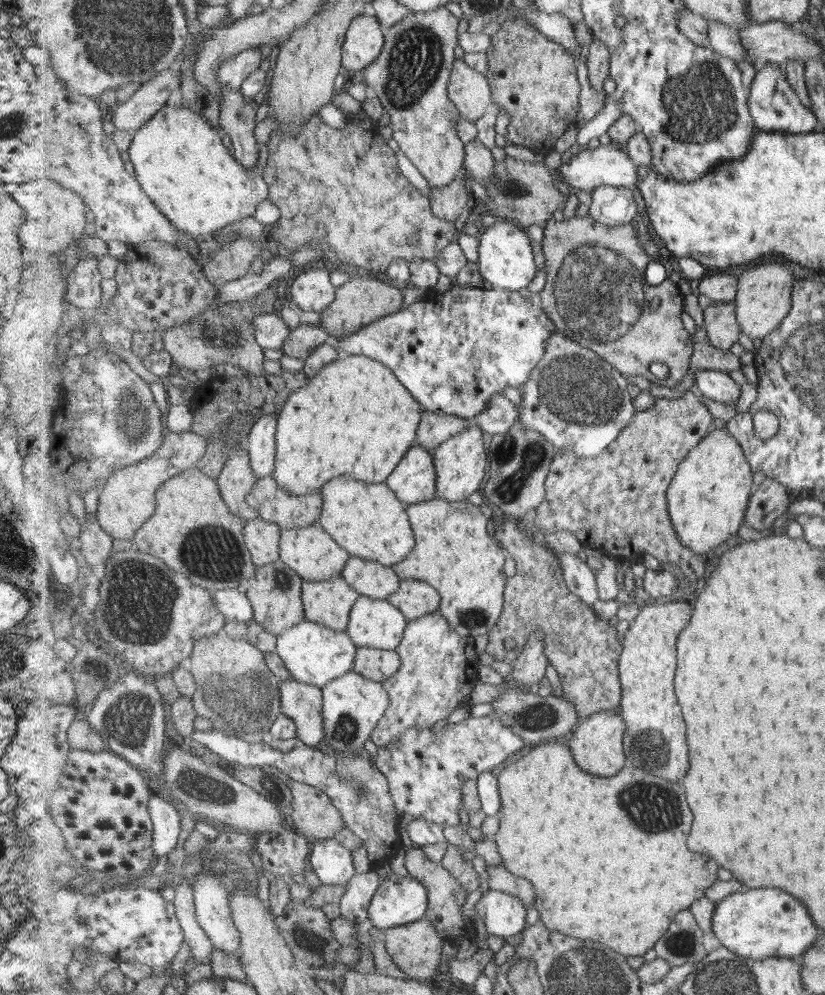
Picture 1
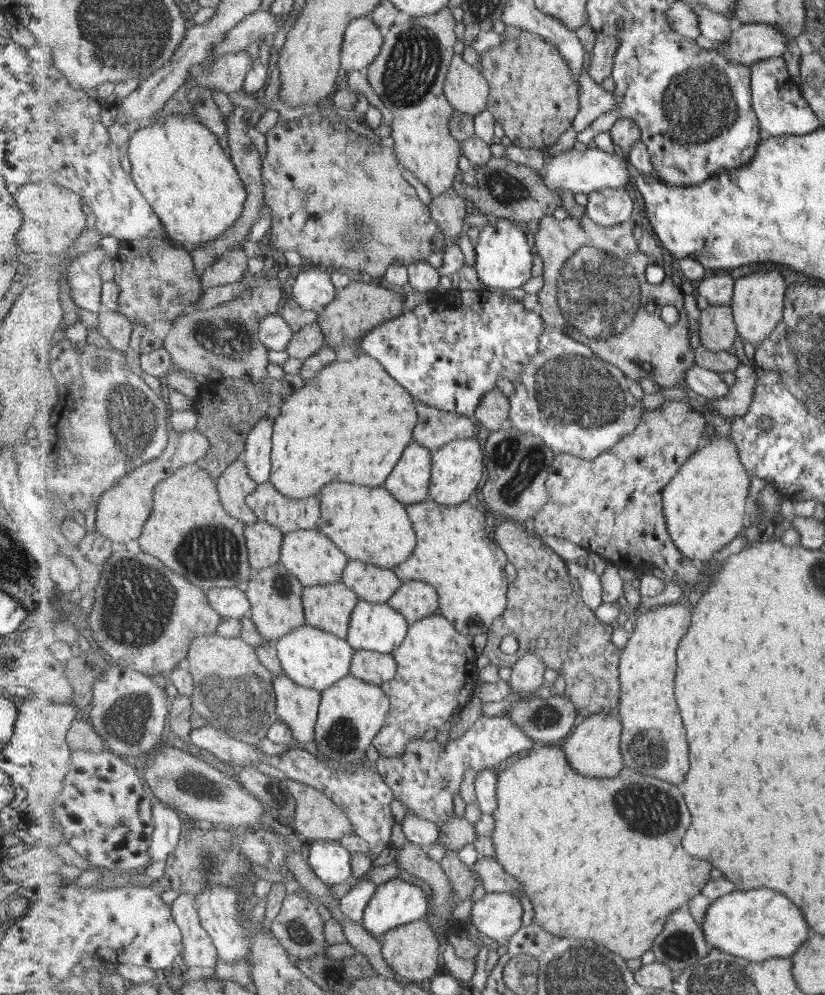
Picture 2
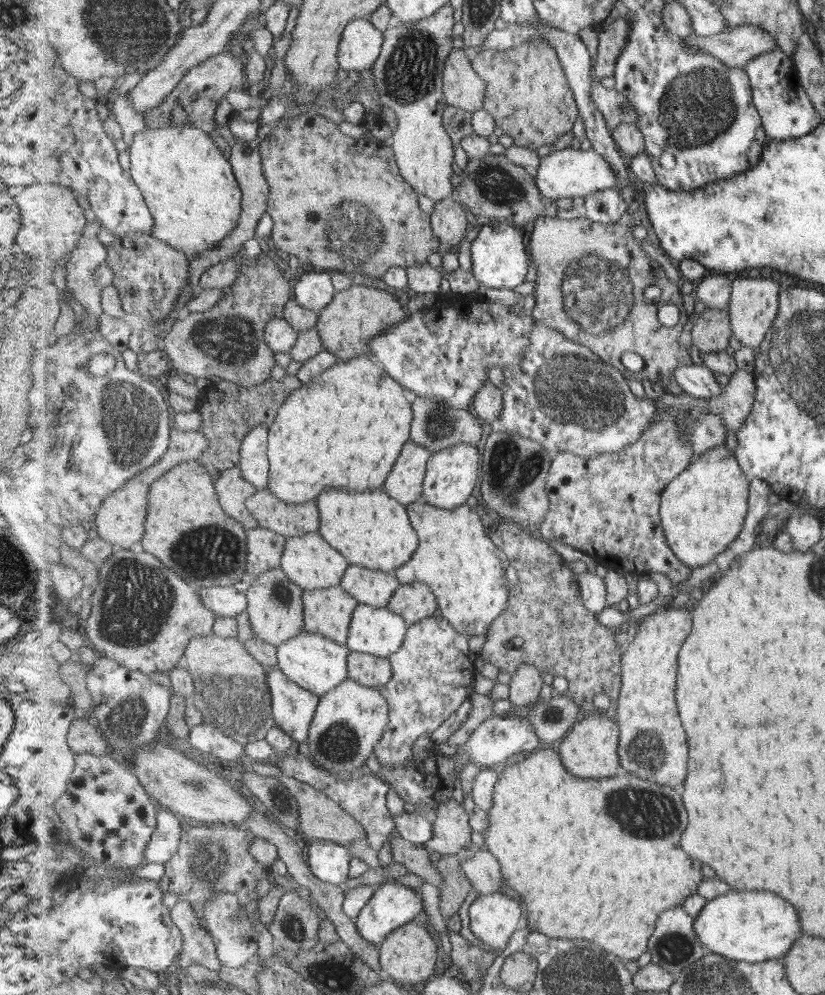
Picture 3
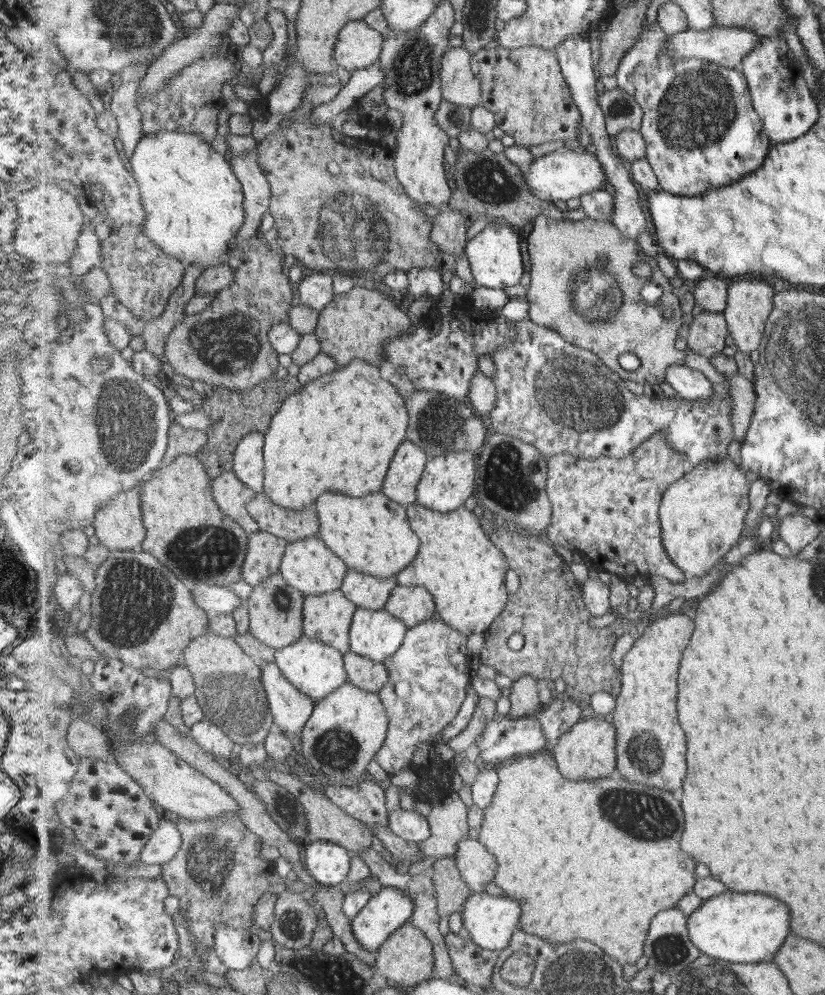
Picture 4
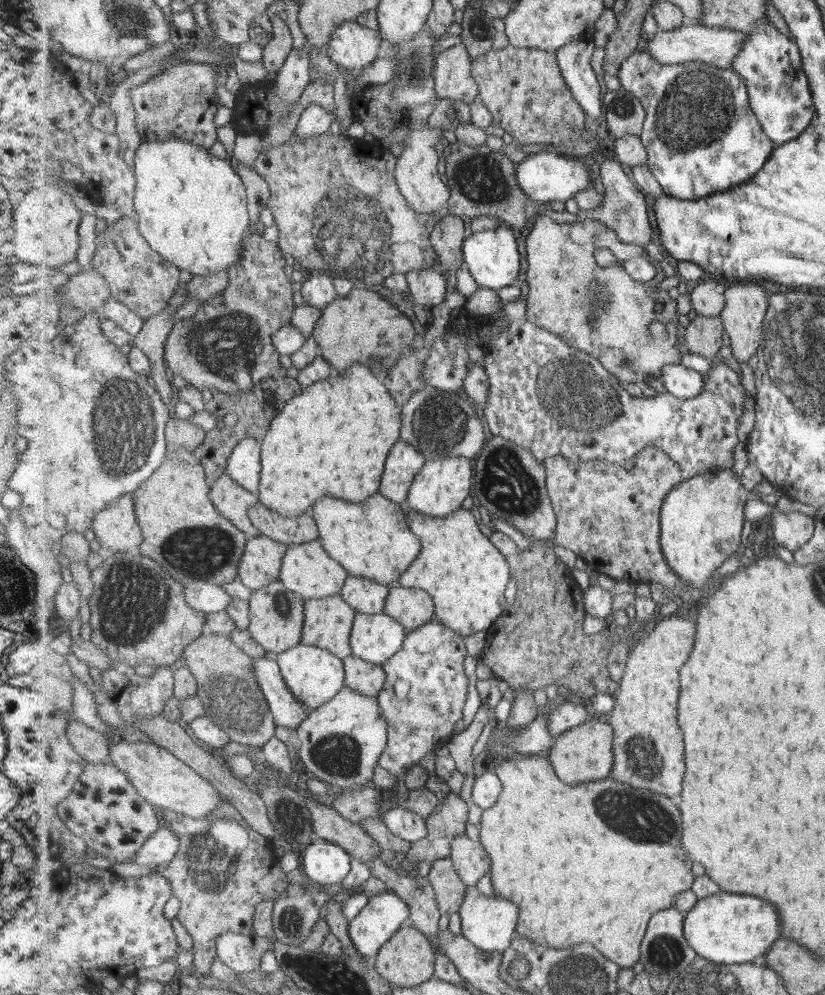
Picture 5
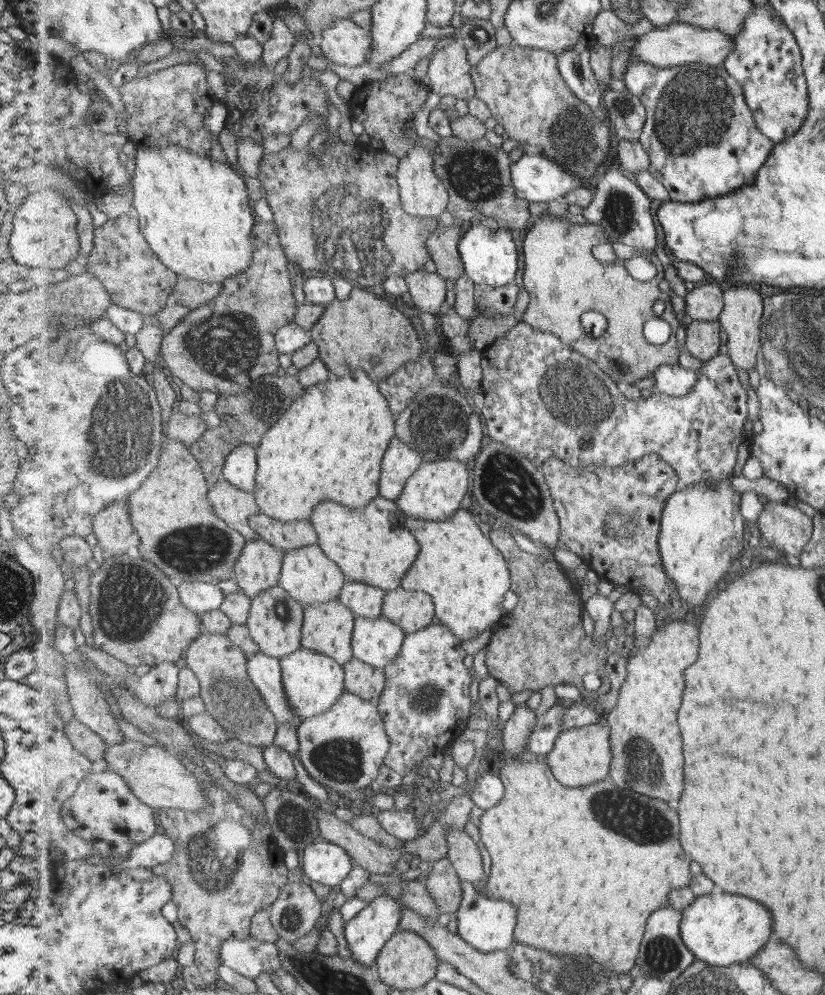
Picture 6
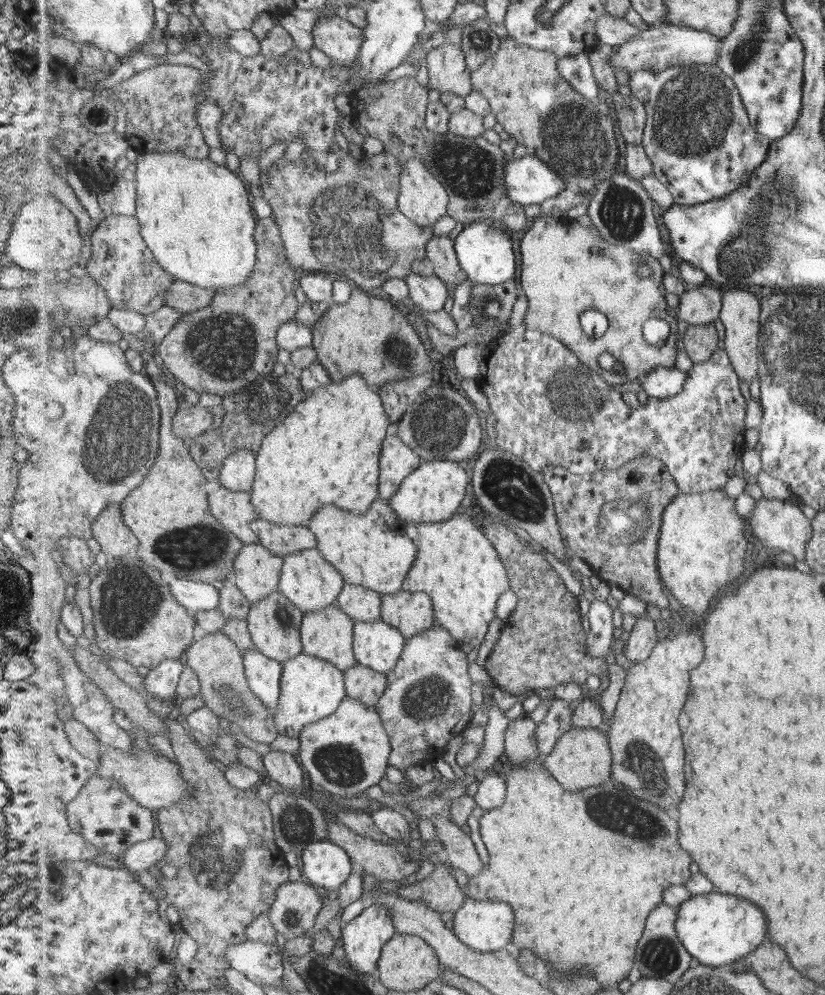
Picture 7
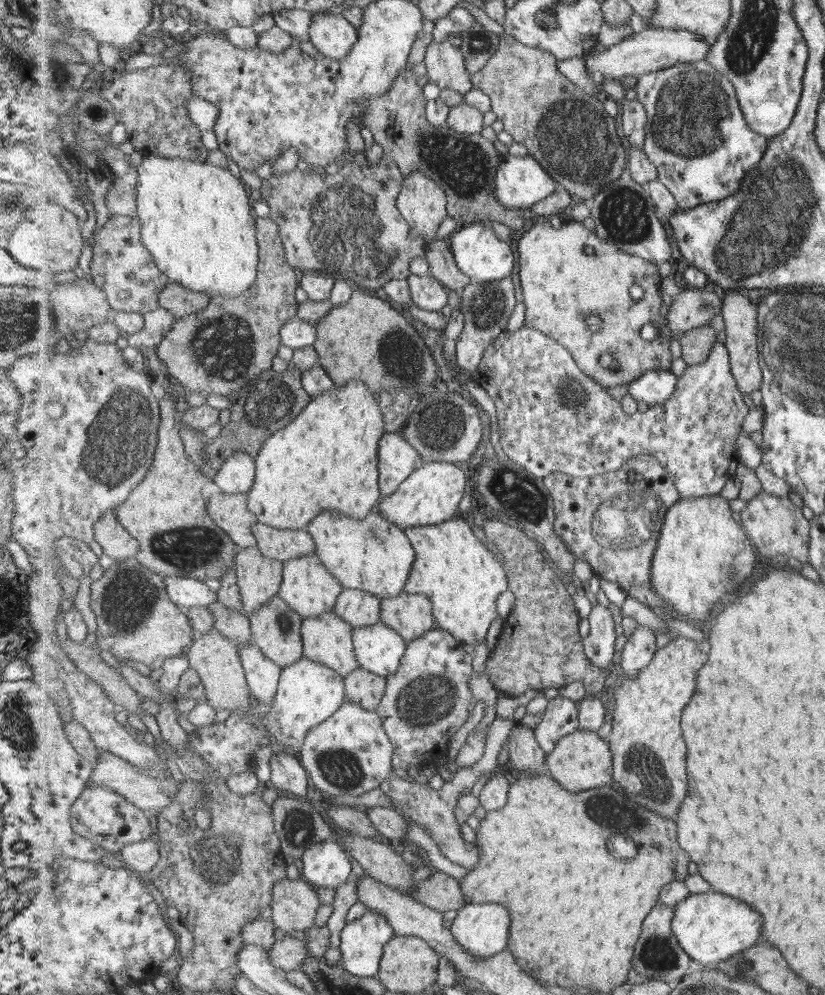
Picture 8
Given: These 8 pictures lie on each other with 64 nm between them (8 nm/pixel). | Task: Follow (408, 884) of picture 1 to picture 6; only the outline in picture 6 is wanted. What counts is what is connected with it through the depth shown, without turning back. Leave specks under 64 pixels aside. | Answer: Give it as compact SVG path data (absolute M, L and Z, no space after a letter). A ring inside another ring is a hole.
M383 894L345 923L353 957L368 967L375 966L386 942L401 928L401 900Z

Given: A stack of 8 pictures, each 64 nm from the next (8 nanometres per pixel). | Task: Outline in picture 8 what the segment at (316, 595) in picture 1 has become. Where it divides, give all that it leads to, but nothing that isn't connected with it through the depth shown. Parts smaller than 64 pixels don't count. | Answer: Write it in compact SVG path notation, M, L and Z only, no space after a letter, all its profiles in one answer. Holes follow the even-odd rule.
M327 612L321 617L308 617L302 622L302 640L304 643L303 657L313 662L319 662L327 668L339 671L345 679L355 669L360 668L355 646L354 646L354 627L339 618L336 612Z

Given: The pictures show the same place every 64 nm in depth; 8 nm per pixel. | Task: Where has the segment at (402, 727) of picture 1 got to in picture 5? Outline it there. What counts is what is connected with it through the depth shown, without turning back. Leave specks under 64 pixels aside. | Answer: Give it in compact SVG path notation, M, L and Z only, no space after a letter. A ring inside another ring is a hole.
M434 619L409 632L402 650L385 662L387 683L378 698L388 722L387 750L379 760L383 769L400 778L403 773L415 770L426 754L445 746L455 735L455 724L463 718L469 694L465 660L466 638Z

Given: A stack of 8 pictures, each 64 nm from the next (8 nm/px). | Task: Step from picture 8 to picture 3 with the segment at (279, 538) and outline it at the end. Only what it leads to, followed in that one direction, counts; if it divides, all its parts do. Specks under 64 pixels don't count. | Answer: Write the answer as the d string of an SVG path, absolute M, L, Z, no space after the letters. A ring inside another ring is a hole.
M267 486L250 496L246 503L261 527L287 537L321 530L321 512L317 500L303 504L288 503Z

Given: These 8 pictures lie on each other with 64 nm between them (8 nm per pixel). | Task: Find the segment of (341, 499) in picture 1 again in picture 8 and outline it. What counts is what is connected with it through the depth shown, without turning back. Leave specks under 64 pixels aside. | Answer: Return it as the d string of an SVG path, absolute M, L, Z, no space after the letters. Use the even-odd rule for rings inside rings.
M379 503L374 508L369 516L362 519L341 516L337 510L323 512L307 530L314 536L316 553L344 588L361 589L383 600L398 597L404 591L416 559L416 550L406 531L382 513Z

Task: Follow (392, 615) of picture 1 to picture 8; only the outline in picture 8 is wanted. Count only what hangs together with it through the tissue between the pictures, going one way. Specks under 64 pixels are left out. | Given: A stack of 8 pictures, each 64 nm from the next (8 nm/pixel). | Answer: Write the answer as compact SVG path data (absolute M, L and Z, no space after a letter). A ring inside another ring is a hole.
M380 621L375 626L354 628L354 646L360 667L388 678L397 674L402 665L407 642L401 634Z

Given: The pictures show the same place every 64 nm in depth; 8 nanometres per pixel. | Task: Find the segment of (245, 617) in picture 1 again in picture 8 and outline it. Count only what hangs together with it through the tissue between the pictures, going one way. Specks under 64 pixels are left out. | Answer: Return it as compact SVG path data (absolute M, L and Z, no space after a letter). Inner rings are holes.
M168 575L164 582L172 600L185 610L192 606L211 606L218 600L218 593L213 592L200 579Z

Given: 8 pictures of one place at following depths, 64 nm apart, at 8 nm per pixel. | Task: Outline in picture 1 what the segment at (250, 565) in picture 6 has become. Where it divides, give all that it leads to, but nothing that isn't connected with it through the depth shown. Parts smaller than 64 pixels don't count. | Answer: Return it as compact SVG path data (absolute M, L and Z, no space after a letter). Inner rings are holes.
M259 516L246 523L244 534L257 567L280 559L282 527Z

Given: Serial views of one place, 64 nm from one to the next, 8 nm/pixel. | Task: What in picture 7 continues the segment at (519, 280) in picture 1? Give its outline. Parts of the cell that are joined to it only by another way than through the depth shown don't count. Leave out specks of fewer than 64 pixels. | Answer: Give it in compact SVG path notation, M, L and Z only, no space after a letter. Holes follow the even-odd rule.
M488 221L469 223L456 232L455 242L461 266L474 284L501 285L513 280L517 260L508 231L497 230Z

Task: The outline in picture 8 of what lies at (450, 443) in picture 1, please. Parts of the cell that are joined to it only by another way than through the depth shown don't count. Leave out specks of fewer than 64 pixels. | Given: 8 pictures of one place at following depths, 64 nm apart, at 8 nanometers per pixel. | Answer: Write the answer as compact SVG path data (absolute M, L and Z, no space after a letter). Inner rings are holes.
M425 462L391 496L383 497L379 506L382 513L404 531L408 528L441 524L459 517L459 506L467 490L468 472L460 464Z

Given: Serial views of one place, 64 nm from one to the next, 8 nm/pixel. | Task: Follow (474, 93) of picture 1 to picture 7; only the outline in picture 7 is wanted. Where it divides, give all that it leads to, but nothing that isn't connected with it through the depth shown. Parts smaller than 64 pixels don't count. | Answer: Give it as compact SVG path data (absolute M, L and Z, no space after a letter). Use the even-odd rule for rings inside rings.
M446 41L431 48L424 62L428 67L428 86L440 94L454 92L466 97L474 91L472 70L468 67L466 52L461 45Z

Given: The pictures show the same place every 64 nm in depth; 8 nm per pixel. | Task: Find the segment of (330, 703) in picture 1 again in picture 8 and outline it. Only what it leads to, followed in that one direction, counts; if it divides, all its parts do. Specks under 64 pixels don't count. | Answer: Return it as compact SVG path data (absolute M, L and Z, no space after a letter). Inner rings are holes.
M347 700L333 716L325 722L314 726L304 740L303 750L298 756L301 765L306 769L314 786L323 794L338 794L346 799L360 800L370 790L379 788L389 778L394 769L394 745L386 732L382 718L376 711L367 710L359 703Z

